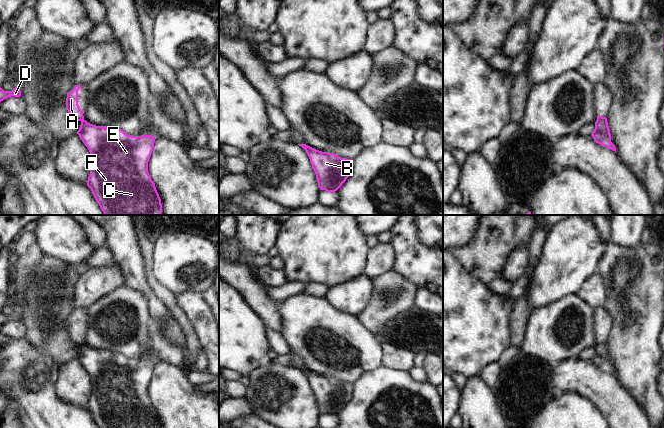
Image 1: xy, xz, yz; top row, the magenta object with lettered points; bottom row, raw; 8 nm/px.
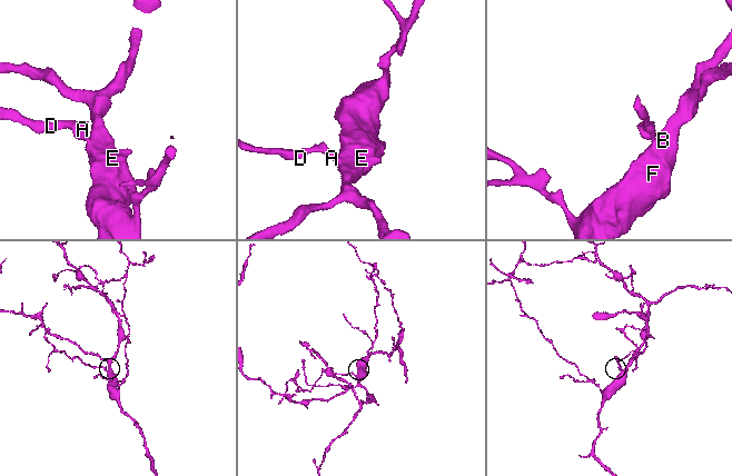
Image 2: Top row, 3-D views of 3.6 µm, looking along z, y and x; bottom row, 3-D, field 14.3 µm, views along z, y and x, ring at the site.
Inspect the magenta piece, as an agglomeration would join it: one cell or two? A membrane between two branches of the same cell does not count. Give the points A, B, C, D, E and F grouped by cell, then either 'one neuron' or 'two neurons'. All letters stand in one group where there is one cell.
groups A D / B C E F; two neurons

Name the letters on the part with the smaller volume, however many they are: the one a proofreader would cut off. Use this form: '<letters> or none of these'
A, D

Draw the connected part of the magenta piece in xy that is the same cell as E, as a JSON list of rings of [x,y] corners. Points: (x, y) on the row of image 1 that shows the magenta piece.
[[[84,119],[81,120],[77,134],[88,148],[92,162],[87,186],[91,189],[104,215],[162,215],[161,199],[148,172],[148,162],[155,142],[152,135],[132,136],[122,129],[96,126]]]

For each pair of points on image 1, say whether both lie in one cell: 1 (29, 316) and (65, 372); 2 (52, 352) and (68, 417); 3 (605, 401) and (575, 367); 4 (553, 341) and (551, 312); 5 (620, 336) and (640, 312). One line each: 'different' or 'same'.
1: different
2: different
3: same
4: same
5: same

